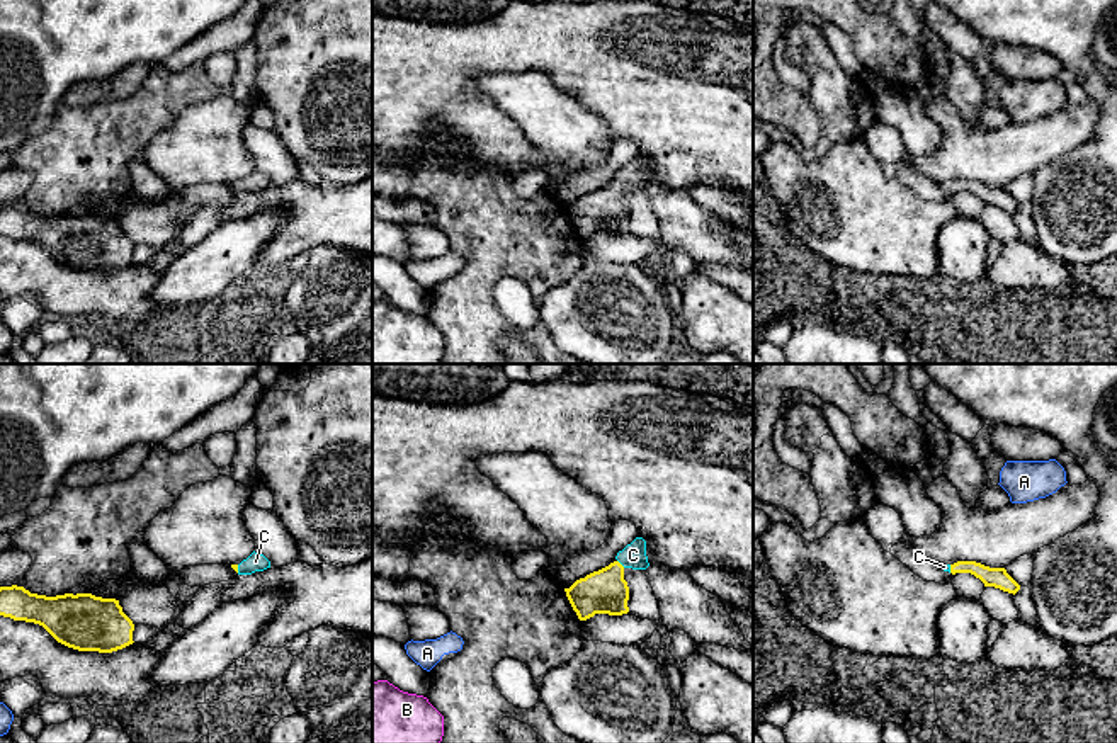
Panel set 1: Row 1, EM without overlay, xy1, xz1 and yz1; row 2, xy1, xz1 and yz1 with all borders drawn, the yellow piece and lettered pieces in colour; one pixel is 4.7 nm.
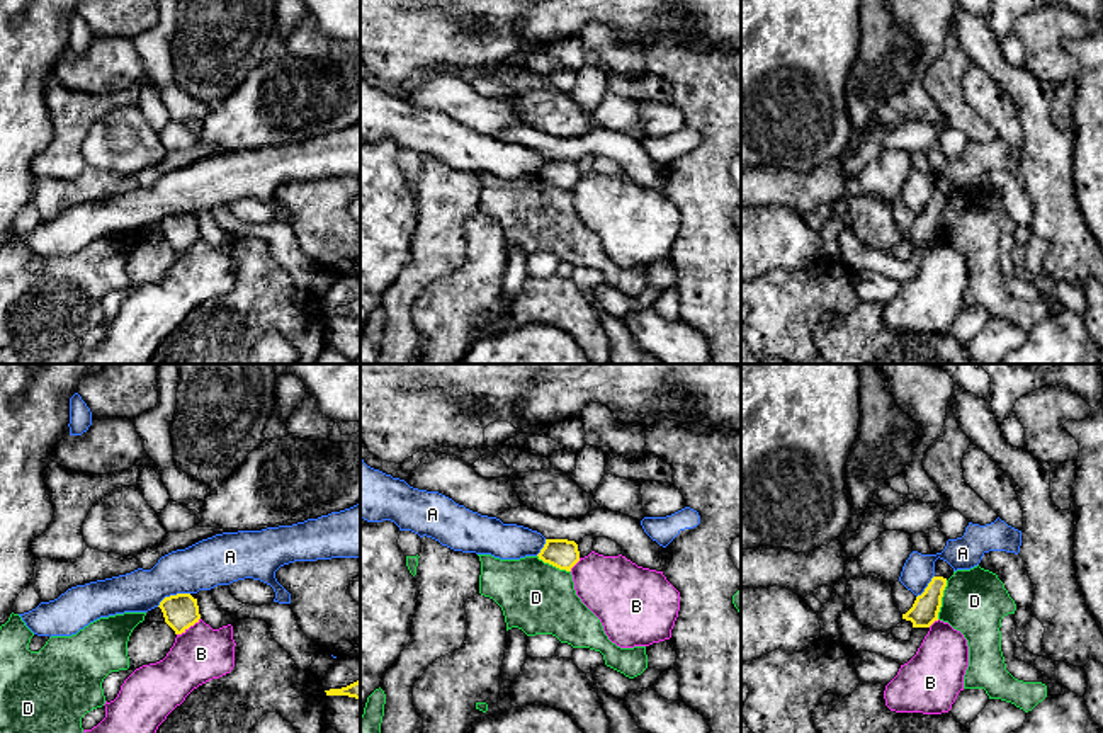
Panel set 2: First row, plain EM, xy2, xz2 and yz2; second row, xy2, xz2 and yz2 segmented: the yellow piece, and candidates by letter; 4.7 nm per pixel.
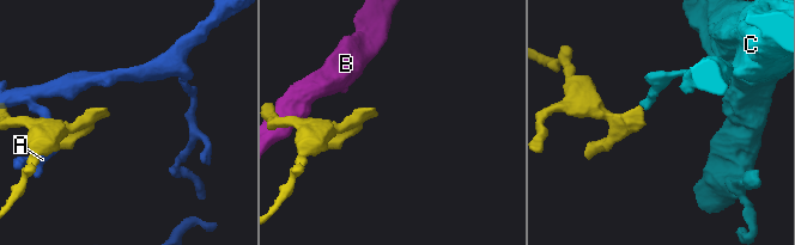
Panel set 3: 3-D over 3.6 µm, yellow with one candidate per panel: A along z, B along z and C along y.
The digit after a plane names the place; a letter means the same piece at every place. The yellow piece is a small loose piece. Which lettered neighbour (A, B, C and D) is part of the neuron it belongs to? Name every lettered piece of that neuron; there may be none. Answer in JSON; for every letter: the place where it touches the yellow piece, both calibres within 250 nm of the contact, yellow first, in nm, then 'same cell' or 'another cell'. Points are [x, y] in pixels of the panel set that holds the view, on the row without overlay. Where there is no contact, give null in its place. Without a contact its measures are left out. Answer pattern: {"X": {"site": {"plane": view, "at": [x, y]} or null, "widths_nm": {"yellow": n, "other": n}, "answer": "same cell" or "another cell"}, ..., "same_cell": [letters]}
{"A": {"site": {"plane": "xy2", "at": [172, 215]}, "widths_nm": {"yellow": 170, "other": 220}, "answer": "another cell"}, "B": {"site": {"plane": "xy2", "at": [187, 247]}, "widths_nm": {"yellow": 170, "other": 260}, "answer": "another cell"}, "C": {"site": {"plane": "xz1", "at": [619, 182]}, "widths_nm": {"yellow": 200, "other": 110}, "answer": "same cell"}, "D": {"site": {"plane": "yz2", "at": [940, 218]}, "widths_nm": {"yellow": 130, "other": 300}, "answer": "another cell"}, "same_cell": ["C"]}

